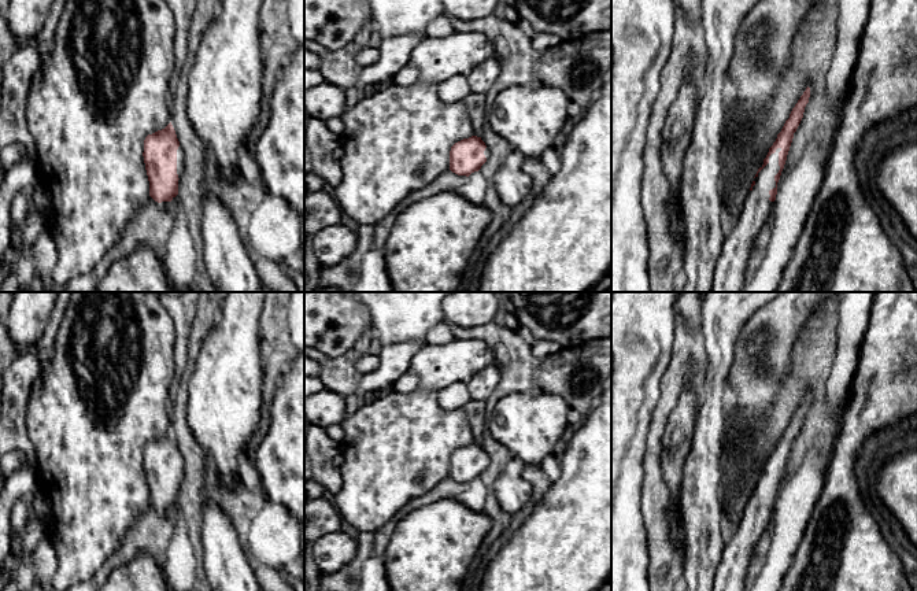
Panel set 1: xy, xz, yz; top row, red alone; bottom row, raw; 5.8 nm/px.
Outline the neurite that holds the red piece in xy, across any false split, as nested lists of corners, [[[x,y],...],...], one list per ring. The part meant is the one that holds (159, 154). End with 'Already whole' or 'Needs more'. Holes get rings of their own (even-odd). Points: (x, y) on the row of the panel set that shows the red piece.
[[[171,122],[144,140],[144,163],[149,181],[149,196],[163,208],[171,207],[178,195],[184,171],[184,151]]]. Needs more

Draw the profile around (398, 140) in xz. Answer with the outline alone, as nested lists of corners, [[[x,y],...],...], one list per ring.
[[[421,81],[408,86],[391,84],[369,97],[362,97],[358,104],[347,108],[340,118],[345,126],[340,134],[343,180],[332,192],[343,213],[359,225],[374,226],[385,215],[396,210],[398,204],[410,193],[426,186],[437,176],[448,170],[451,147],[463,138],[474,136],[465,103],[448,104],[439,97],[437,85]]]

